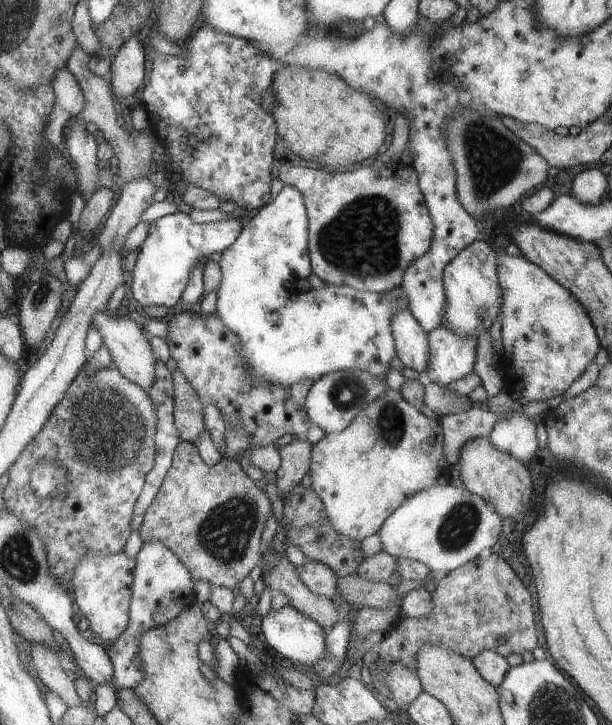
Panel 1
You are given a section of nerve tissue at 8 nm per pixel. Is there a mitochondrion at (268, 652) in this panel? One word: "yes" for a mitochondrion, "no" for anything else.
no

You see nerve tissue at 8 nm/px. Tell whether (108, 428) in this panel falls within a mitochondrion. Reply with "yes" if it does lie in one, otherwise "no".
yes

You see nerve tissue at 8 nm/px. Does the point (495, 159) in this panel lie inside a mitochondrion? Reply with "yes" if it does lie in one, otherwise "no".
yes

